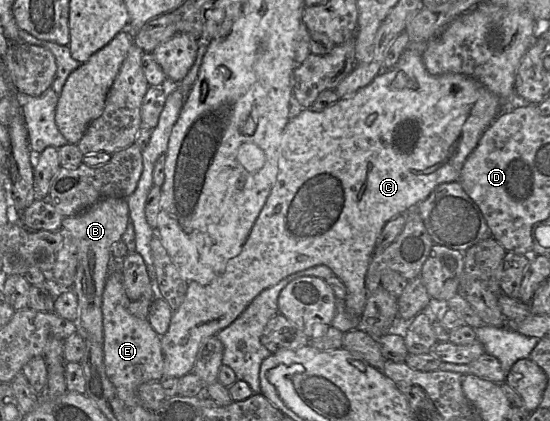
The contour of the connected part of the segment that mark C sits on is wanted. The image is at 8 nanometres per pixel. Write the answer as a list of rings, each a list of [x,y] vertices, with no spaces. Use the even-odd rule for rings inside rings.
[[[408,48],[404,50],[398,62],[390,69],[382,70],[374,80],[356,93],[339,99],[334,105],[314,111],[304,108],[295,118],[291,119],[284,129],[279,146],[279,164],[276,183],[269,198],[262,208],[241,253],[233,258],[225,271],[208,285],[195,281],[189,282],[188,290],[180,307],[172,314],[167,332],[161,336],[161,347],[164,357],[164,376],[181,378],[194,370],[197,354],[201,345],[211,336],[229,326],[248,307],[248,305],[265,289],[268,289],[287,276],[317,265],[329,267],[347,287],[345,306],[353,317],[361,317],[365,308],[367,289],[365,285],[367,270],[375,251],[376,242],[387,222],[400,214],[406,214],[424,201],[440,184],[458,181],[461,169],[477,146],[486,129],[502,112],[502,102],[498,96],[490,92],[476,80],[458,73],[431,75],[426,70],[422,55]]]

